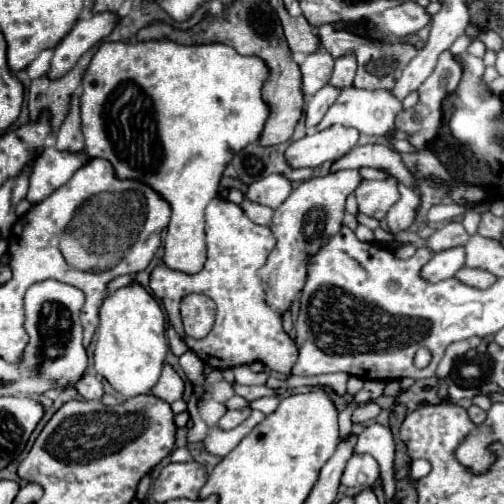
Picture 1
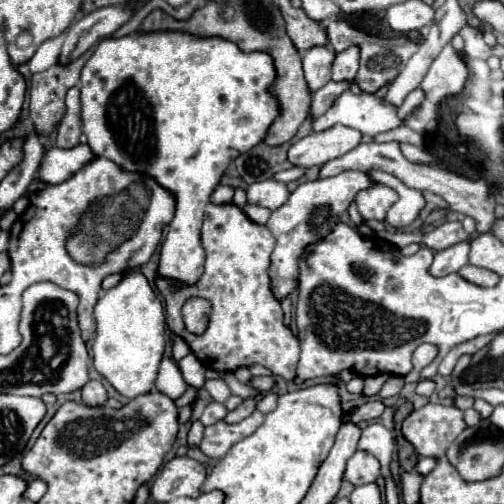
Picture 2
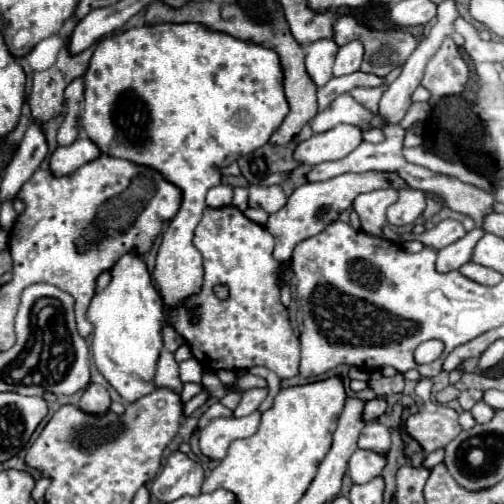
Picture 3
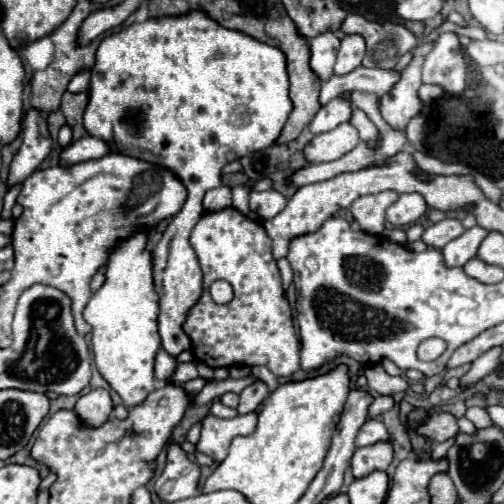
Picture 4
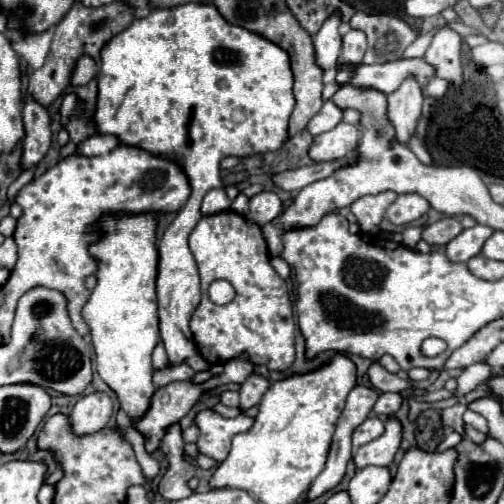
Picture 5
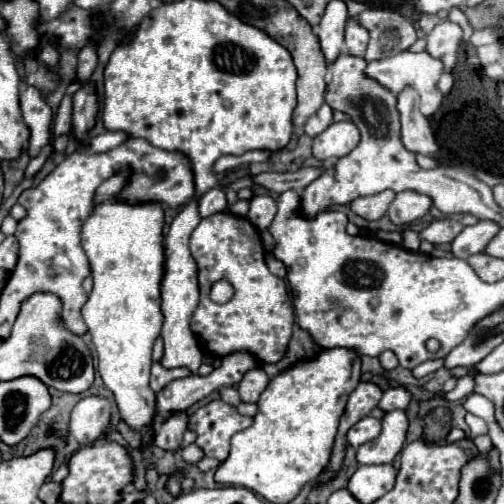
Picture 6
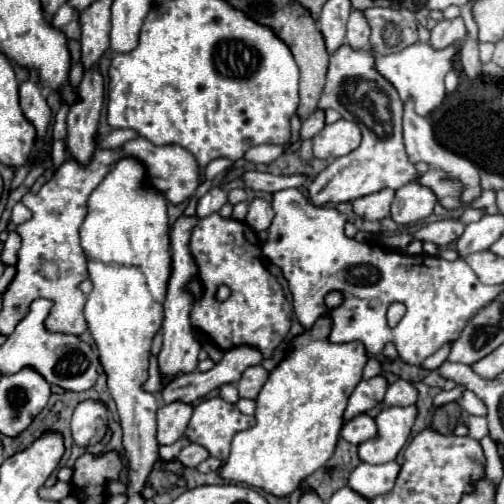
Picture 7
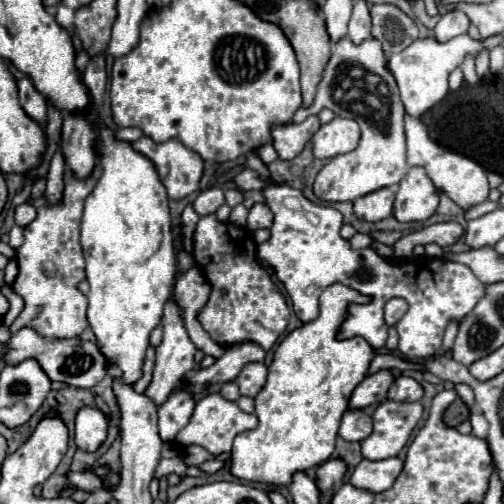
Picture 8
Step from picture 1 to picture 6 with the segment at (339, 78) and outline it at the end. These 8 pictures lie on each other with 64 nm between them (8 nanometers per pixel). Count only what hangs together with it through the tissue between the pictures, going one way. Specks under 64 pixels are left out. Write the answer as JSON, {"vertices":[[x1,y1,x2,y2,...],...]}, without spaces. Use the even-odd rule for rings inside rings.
{"vertices":[[356,18,348,20,344,38,346,38,346,50,350,56,364,56,368,46,368,30,364,30]]}

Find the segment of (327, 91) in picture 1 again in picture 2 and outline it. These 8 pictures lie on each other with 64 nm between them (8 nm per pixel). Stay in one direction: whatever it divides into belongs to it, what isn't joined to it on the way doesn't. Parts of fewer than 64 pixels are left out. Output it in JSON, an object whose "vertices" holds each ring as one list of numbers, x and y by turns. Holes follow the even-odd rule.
{"vertices":[[328,82,324,88,316,90,312,94,312,106,310,106,310,118,316,120,318,116,322,116,332,102,336,100,336,96,340,96,344,90,350,88,350,82]]}

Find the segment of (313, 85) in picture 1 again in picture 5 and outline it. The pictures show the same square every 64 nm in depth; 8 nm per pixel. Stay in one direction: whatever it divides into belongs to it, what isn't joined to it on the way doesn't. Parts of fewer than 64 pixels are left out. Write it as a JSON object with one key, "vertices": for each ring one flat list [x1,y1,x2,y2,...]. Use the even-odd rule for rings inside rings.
{"vertices":[[332,14,324,26,320,28,320,32,314,36,314,50,316,50,316,64,318,68,322,68,324,72,330,68,336,68,336,60,340,56,340,48,342,48,342,38,338,34,340,28,340,16]]}

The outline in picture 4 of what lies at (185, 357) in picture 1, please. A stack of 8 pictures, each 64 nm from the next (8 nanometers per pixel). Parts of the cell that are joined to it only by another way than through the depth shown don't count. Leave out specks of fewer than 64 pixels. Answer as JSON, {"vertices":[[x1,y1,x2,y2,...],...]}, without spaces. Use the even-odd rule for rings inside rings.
{"vertices":[[186,362,186,364,178,364,178,368,176,368,174,376,172,376,172,380,174,380,176,384,184,384,184,382,188,382,188,380,192,380,192,378,198,378,196,362]]}

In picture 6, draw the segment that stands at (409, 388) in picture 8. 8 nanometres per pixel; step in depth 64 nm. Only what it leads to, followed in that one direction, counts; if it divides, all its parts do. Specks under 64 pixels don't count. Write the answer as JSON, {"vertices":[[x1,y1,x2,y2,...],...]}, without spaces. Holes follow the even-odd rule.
{"vertices":[[388,388,382,394,382,400,378,402,378,408,382,412,392,412,396,410,404,410,410,402,410,394,406,392,406,388]]}

